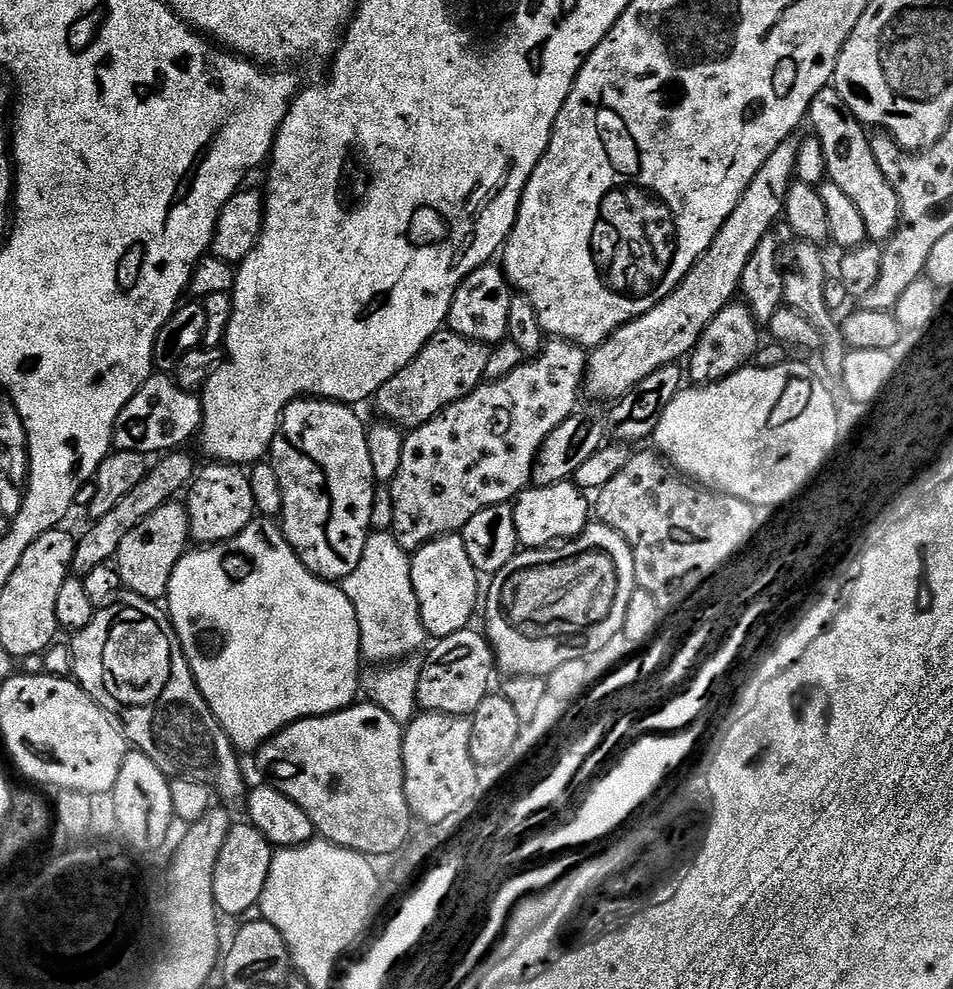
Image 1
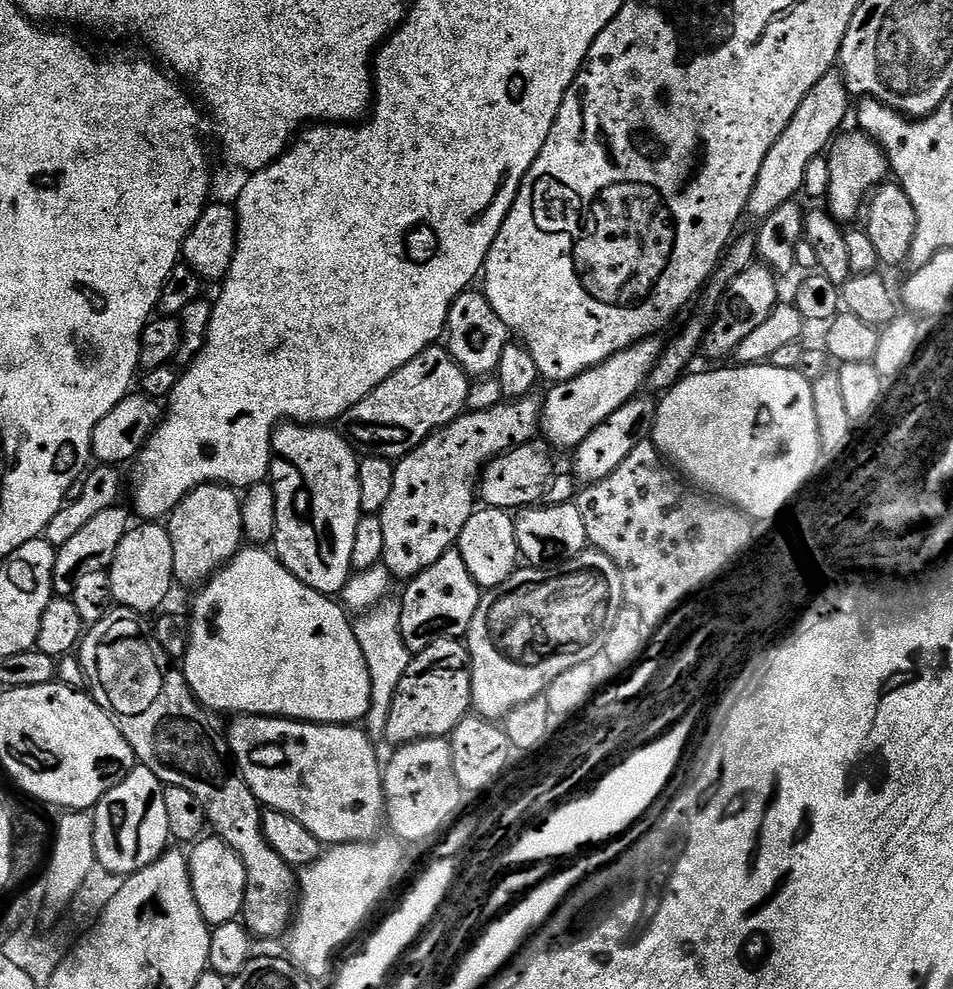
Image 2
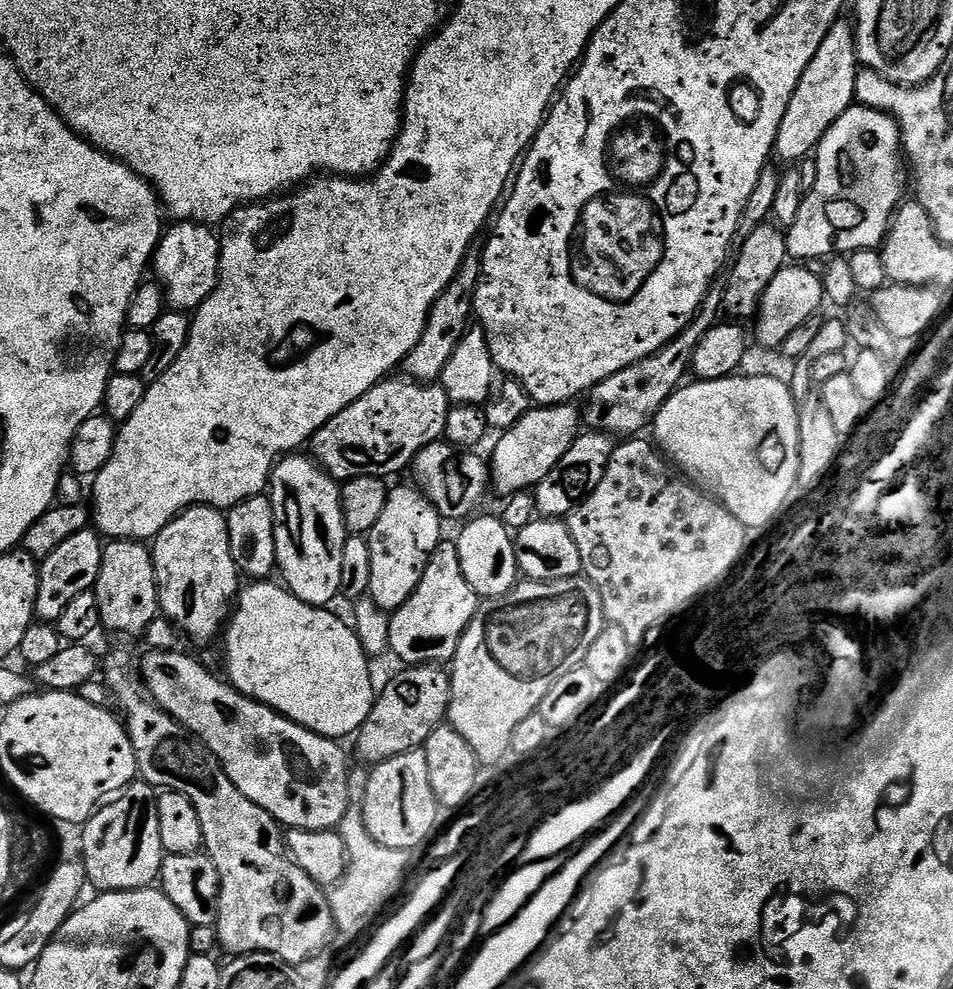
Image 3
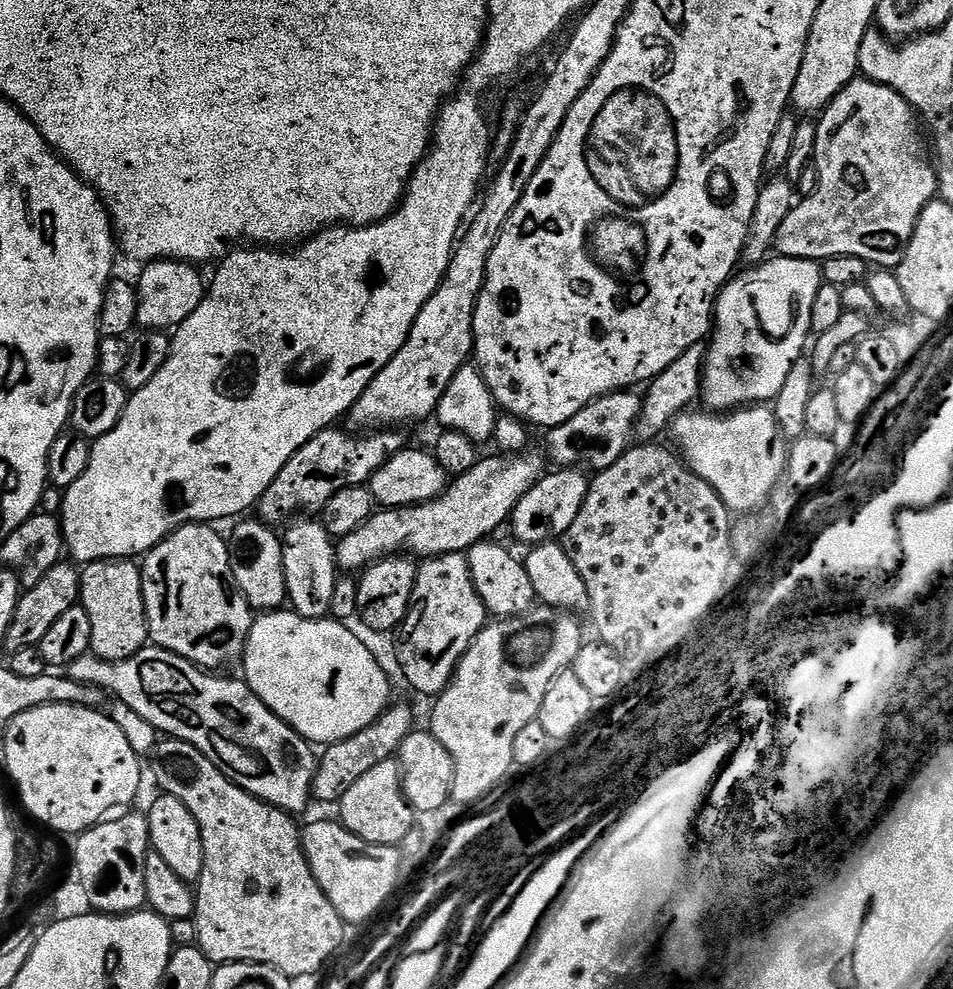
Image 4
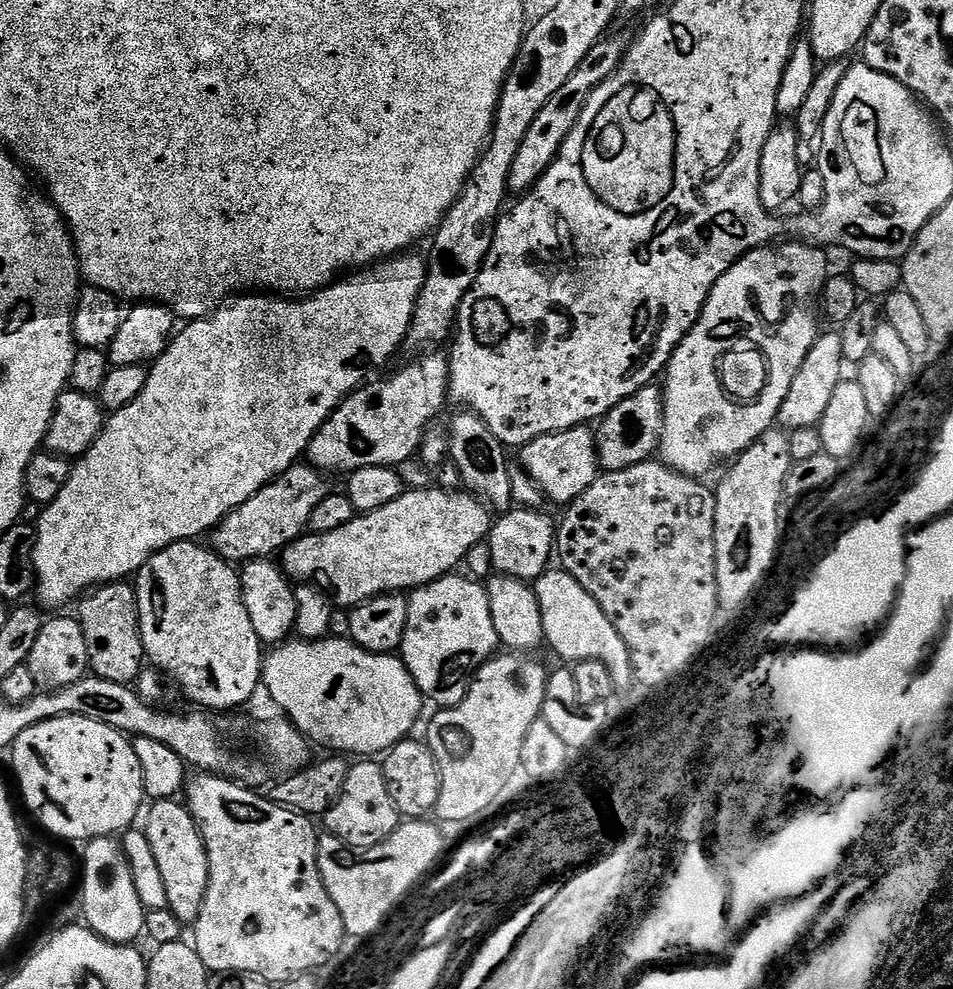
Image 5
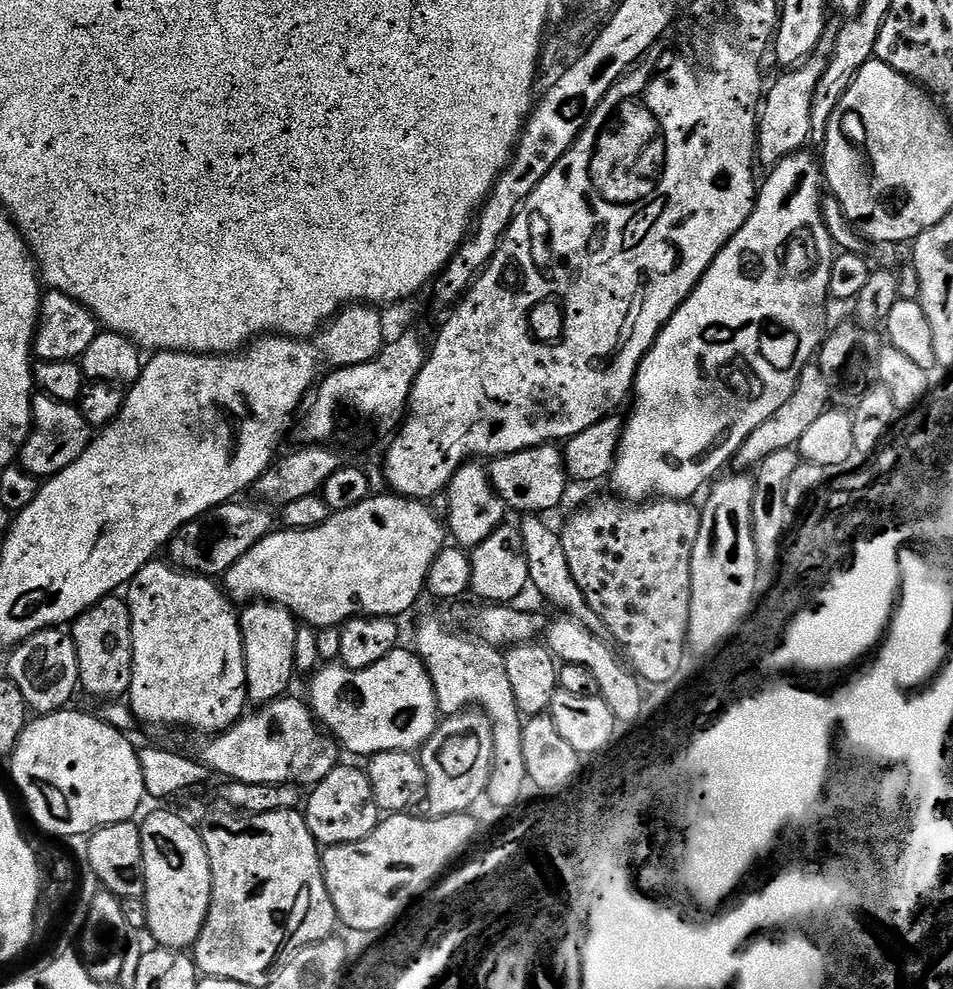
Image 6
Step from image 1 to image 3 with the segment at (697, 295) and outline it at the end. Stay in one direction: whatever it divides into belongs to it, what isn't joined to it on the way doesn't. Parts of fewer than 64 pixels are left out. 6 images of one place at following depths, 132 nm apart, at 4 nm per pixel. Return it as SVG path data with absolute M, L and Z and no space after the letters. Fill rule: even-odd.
M841 18L830 26L826 38L822 38L822 46L818 46L818 54L810 58L810 66L806 66L778 126L774 149L777 157L780 155L784 160L792 160L788 162L803 160L813 150L819 149L826 130L830 130L830 126L842 118L845 110L853 107L858 71L856 29L846 20ZM571 403L532 406L518 423L505 431L496 449L490 455L490 484L501 492L504 498L516 492L535 489L537 484L558 466L560 459L570 450L577 436L582 432L582 412Z

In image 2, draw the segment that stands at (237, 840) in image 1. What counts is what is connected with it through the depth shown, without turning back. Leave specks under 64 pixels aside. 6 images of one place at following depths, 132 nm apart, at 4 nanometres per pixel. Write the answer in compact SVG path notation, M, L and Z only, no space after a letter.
M215 834L205 835L191 845L190 867L192 870L192 889L202 910L202 918L210 926L230 923L243 913L244 899L248 889L246 866L233 848Z

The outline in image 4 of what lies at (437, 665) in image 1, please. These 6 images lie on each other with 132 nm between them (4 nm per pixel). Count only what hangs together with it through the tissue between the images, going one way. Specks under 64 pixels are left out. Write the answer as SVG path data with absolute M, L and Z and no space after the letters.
M395 704L384 711L380 719L374 721L366 730L358 730L358 734L339 740L336 744L329 744L323 749L324 756L322 752L316 765L314 796L317 801L320 799L324 804L335 805L346 794L346 790L350 790L350 786L354 786L354 782L362 778L362 774L378 766L378 762L391 760L399 753L404 739L414 731L414 724L411 710Z

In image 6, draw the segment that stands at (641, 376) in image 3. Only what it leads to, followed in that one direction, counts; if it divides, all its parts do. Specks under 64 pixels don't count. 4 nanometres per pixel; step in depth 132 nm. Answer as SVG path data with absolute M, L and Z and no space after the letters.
M555 443L540 444L514 454L497 456L487 465L488 476L496 493L505 505L517 514L546 514L552 512L564 500L568 492L570 477L564 465L564 453Z

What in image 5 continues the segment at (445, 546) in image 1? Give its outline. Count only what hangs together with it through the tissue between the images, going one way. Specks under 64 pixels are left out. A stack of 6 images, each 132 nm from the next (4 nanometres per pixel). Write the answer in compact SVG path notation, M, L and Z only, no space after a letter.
M449 574L411 589L406 634L398 655L425 701L433 700L441 709L453 708L462 702L468 693L470 677L497 655L499 644L490 614L488 590L481 581L464 574Z

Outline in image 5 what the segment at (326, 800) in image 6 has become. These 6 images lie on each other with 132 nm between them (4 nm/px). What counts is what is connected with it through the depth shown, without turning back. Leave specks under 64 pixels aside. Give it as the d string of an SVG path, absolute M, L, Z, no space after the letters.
M364 758L356 763L360 764L353 763L349 767L338 798L330 806L330 810L324 813L322 823L328 827L325 828L327 835L337 836L348 847L369 848L375 844L381 844L386 838L390 838L390 834L394 834L394 830L400 827L402 817L394 806L394 798L390 798L390 790L386 790L386 778L384 777L383 767L372 758Z

